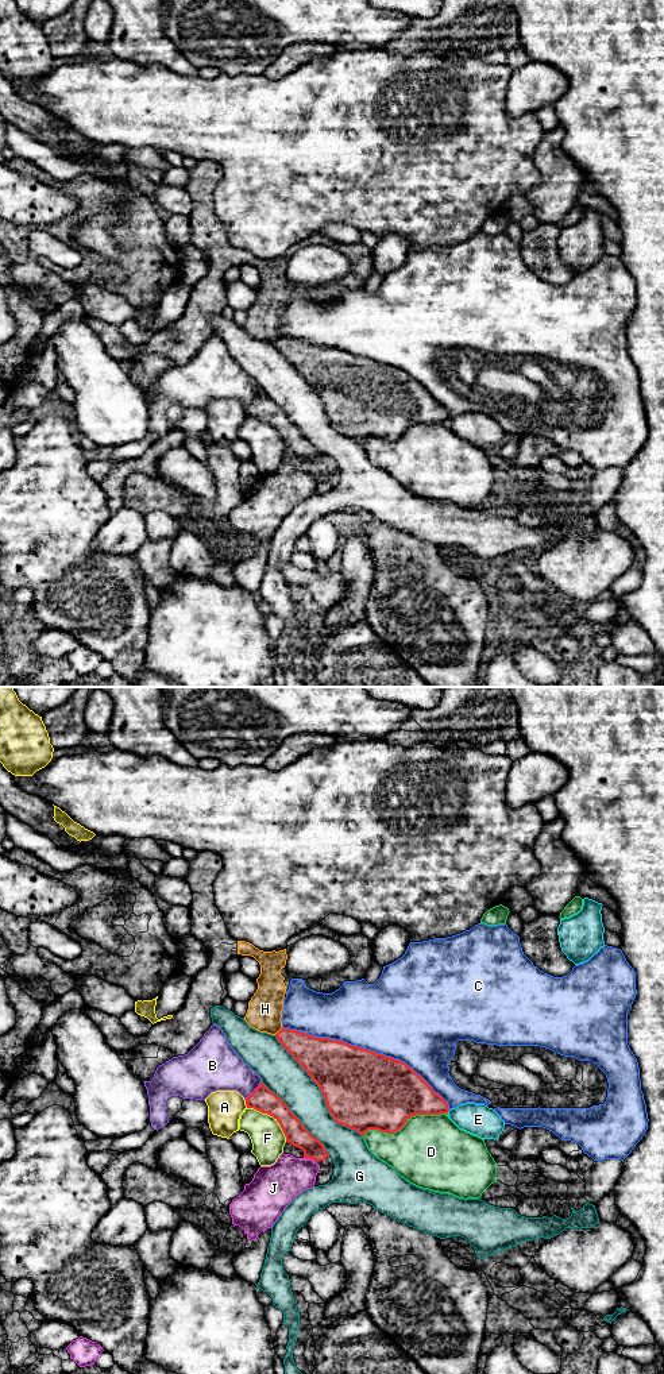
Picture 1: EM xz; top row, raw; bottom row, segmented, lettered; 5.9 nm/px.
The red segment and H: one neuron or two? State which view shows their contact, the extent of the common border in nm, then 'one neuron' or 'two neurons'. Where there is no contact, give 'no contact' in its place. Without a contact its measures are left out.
xz | 60 nm | two neurons

